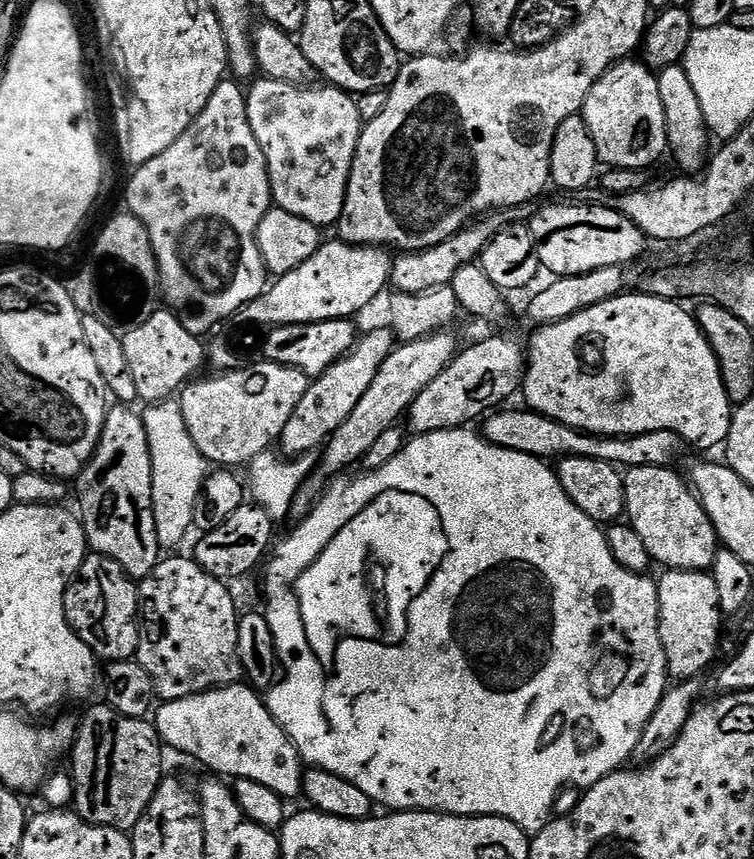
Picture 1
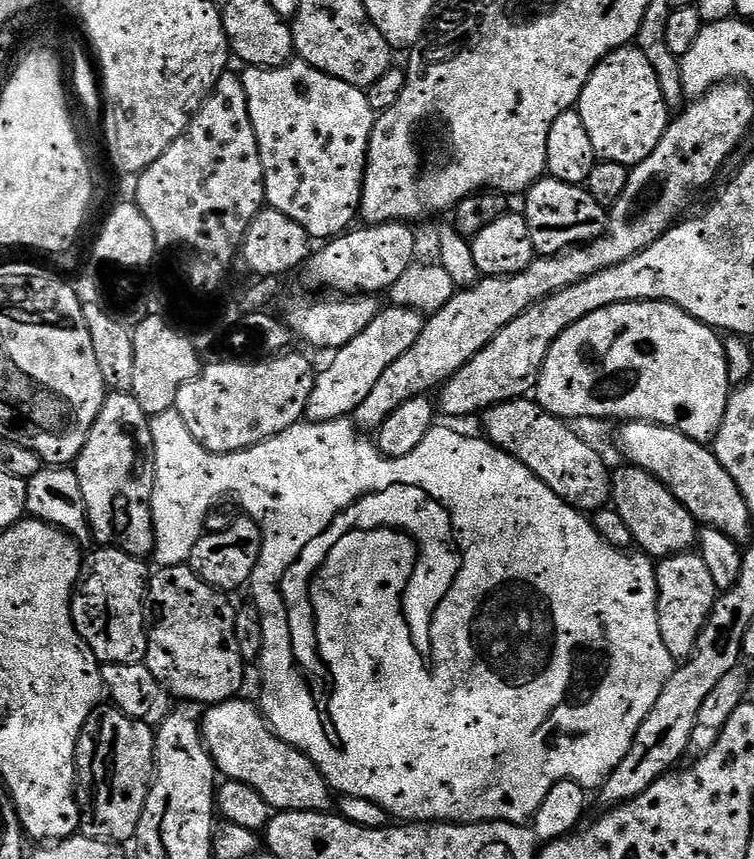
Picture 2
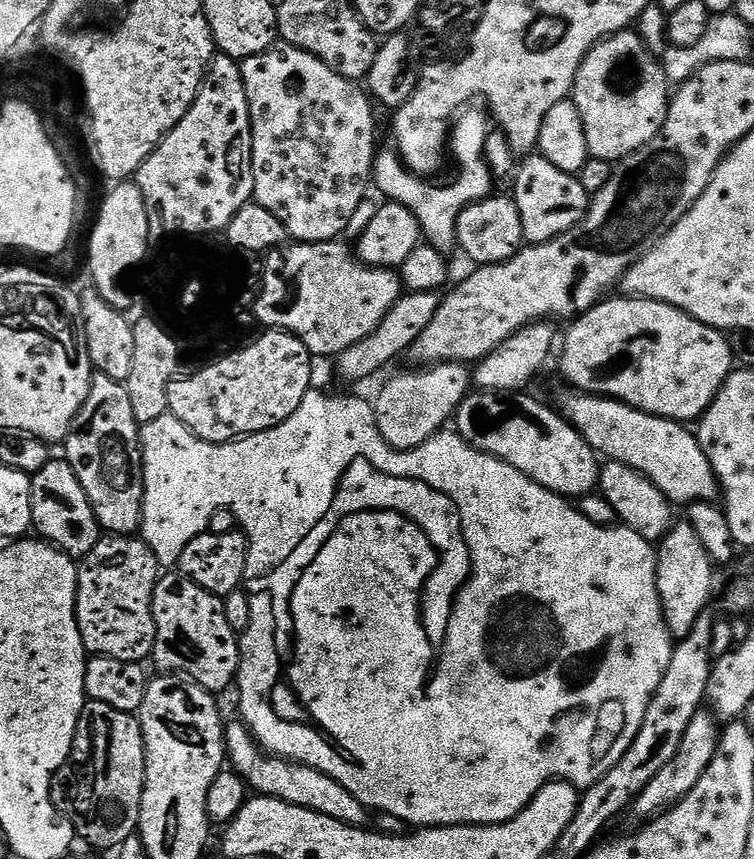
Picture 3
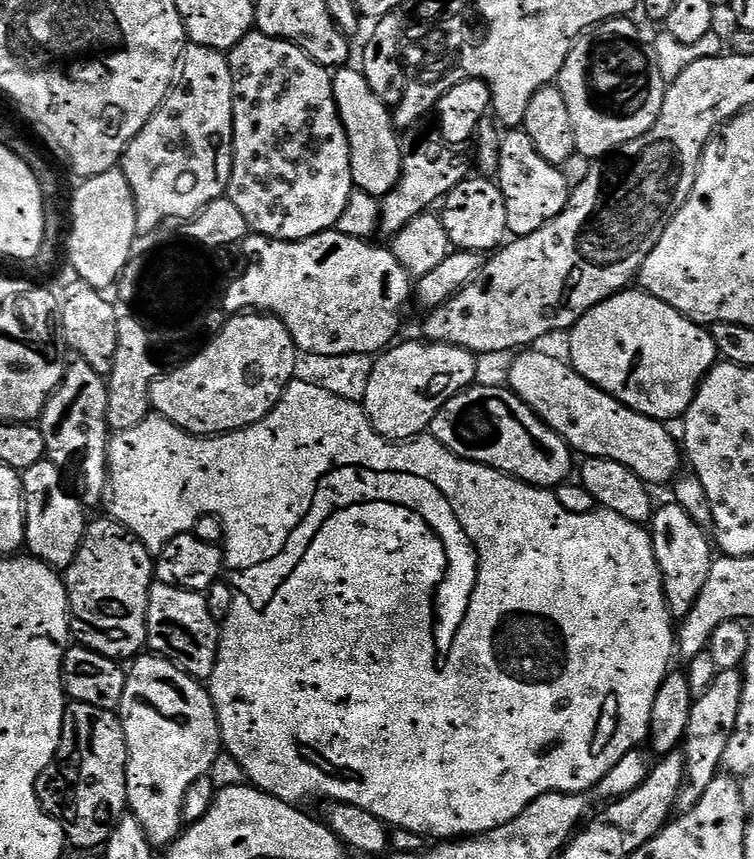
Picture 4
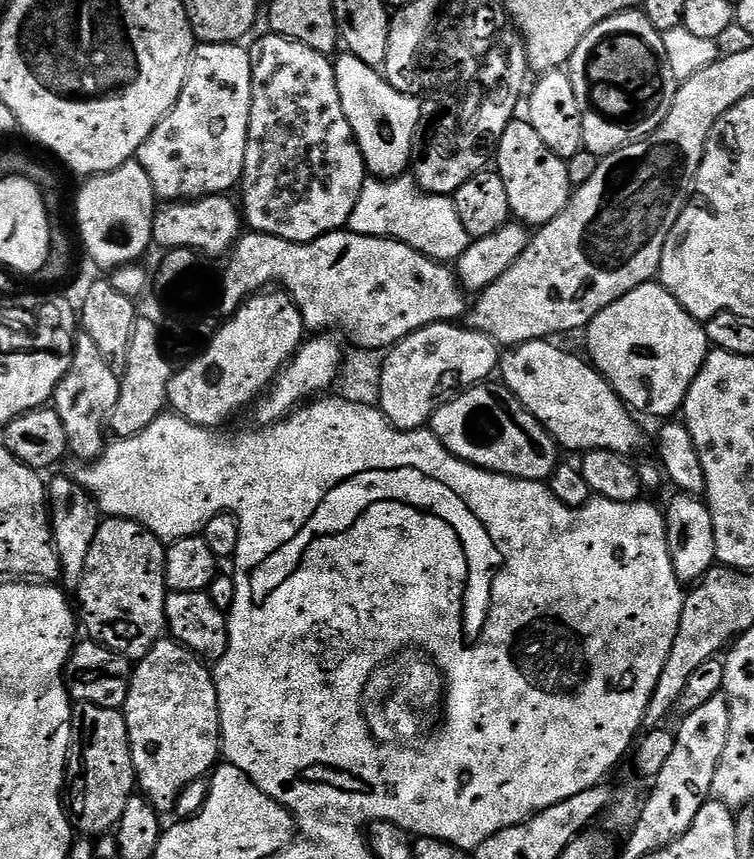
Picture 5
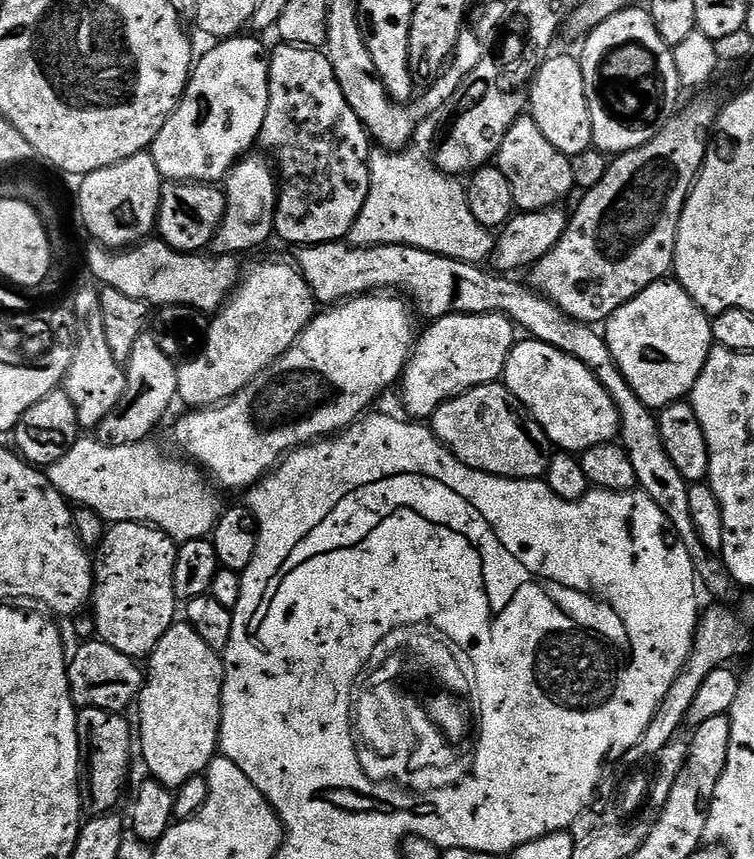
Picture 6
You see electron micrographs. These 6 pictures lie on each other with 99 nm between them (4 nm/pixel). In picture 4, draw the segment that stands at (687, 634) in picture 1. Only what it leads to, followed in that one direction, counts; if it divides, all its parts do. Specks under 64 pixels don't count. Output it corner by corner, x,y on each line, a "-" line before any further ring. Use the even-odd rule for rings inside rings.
674,502
661,503
657,507
650,521
650,535
660,562
660,575
664,577
664,591
668,594
668,606
672,610
673,617
685,618
690,614
694,604
698,602
699,594
702,593
702,588
706,584
706,578
709,577
714,561
713,541
710,539
709,533
700,528
698,522
694,522
694,518
686,510
682,510
682,506
678,506

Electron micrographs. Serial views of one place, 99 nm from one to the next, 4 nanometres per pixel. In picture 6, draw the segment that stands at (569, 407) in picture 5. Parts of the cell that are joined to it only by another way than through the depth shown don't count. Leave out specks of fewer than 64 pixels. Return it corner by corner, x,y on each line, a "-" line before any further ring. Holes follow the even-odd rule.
524,338
513,344
512,352
504,367
502,383
504,387
512,391
514,398
528,412
528,415
534,417
538,426
542,426
553,449
579,454
594,446
613,443
619,437
618,410
614,406
610,394
606,394
606,390
598,382
598,378
594,378
594,374
590,370
586,370
586,366
582,366
582,362
578,362
578,358
570,358
570,354
566,354
562,350
558,350
554,346
546,346
546,342

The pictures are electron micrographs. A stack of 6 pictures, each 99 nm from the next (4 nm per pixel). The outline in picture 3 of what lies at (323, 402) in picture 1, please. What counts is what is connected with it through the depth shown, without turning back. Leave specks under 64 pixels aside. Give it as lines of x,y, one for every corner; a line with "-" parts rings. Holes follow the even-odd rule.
408,292
401,295
400,300
386,314
386,318
362,342
350,346
338,357
340,372
348,380
364,380
375,374
379,368
384,368
395,356
400,356
411,349
412,344
434,322
434,314
438,314
441,297
436,292

